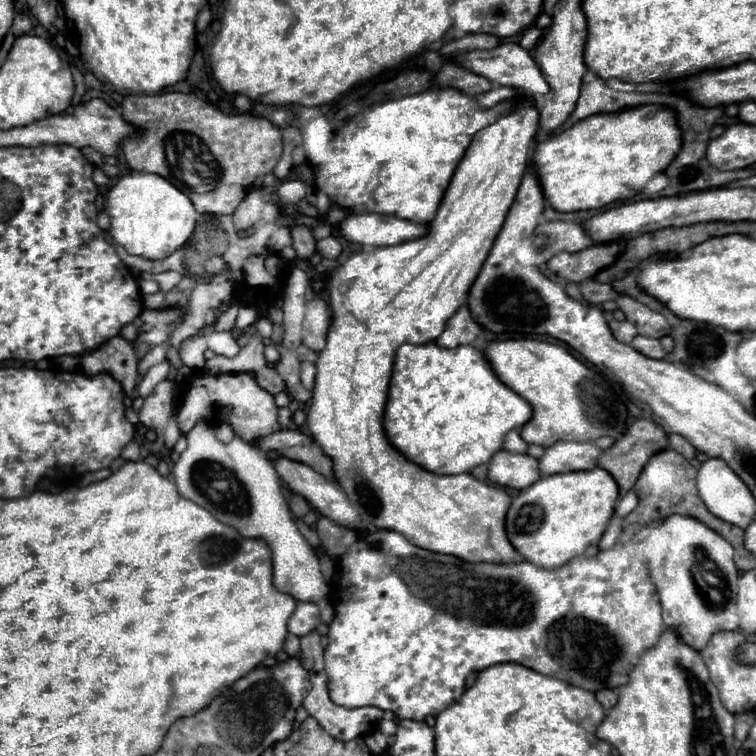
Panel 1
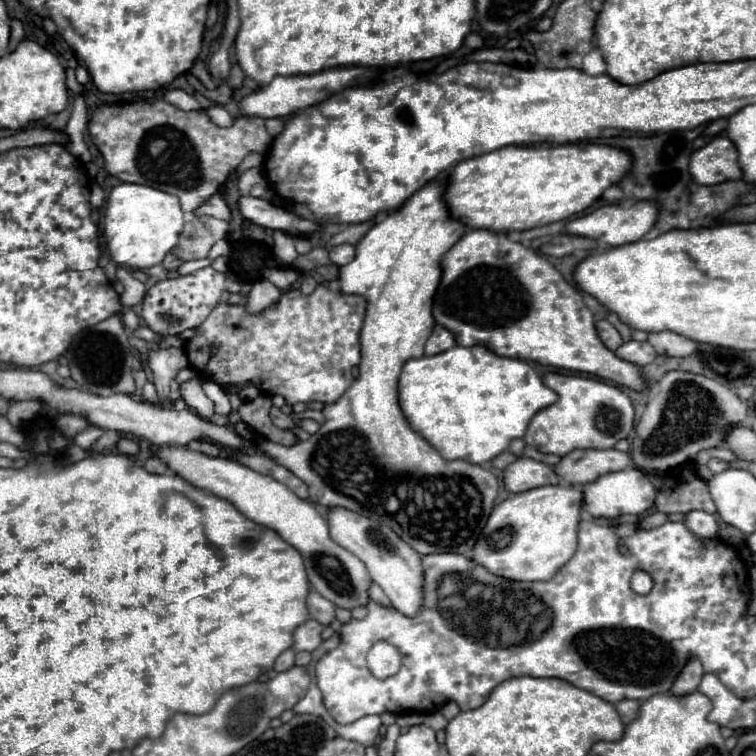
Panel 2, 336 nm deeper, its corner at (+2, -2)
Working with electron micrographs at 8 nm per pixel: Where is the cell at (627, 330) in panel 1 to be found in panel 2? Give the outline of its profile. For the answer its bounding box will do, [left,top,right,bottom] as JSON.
[596,320,624,350]

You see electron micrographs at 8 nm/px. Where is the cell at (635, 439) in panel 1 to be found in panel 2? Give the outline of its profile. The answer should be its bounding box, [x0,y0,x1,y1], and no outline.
[630,370,746,472]

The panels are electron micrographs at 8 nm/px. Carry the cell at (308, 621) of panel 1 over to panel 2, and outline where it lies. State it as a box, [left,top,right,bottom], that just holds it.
[294,620,322,652]

